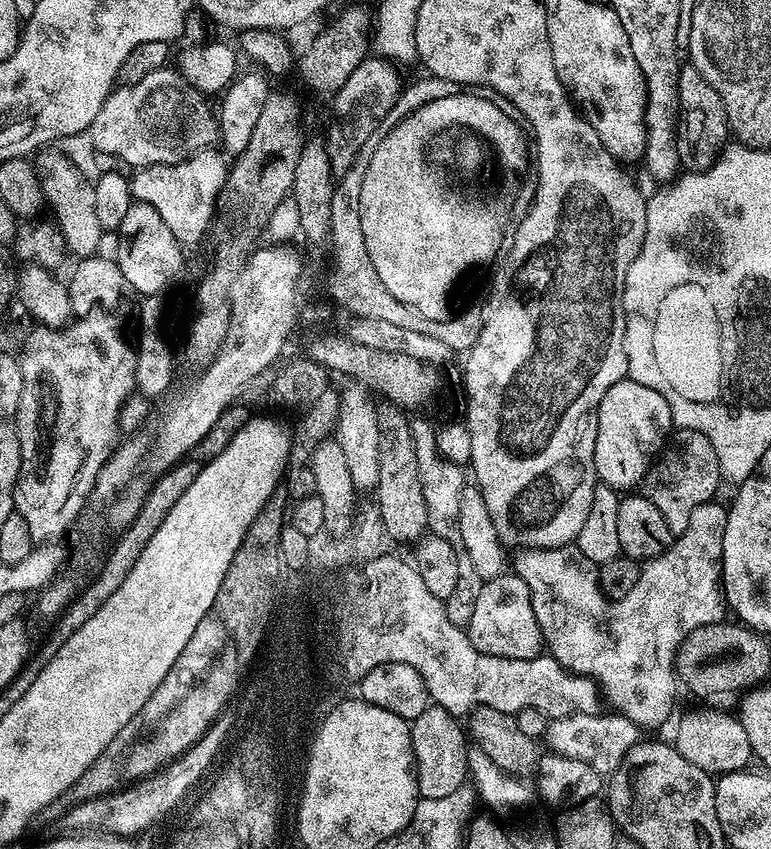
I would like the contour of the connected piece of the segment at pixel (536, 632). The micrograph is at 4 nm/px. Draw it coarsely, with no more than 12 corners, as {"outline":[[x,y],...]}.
{"outline":[[481,583],[466,631],[489,658],[541,655],[530,586]]}

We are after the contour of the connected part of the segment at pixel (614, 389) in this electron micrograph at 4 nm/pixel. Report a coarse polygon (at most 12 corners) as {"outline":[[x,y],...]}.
{"outline":[[625,378],[598,406],[601,485],[632,490],[673,431],[650,386]]}

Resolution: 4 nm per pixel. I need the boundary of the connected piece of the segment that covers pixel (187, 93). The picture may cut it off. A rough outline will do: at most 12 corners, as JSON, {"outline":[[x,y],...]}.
{"outline":[[175,67],[117,87],[86,133],[132,164],[177,164],[218,120]]}

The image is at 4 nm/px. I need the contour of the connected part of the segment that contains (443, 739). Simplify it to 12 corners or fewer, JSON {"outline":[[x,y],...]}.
{"outline":[[429,703],[411,721],[416,785],[446,798],[469,779],[466,728]]}

